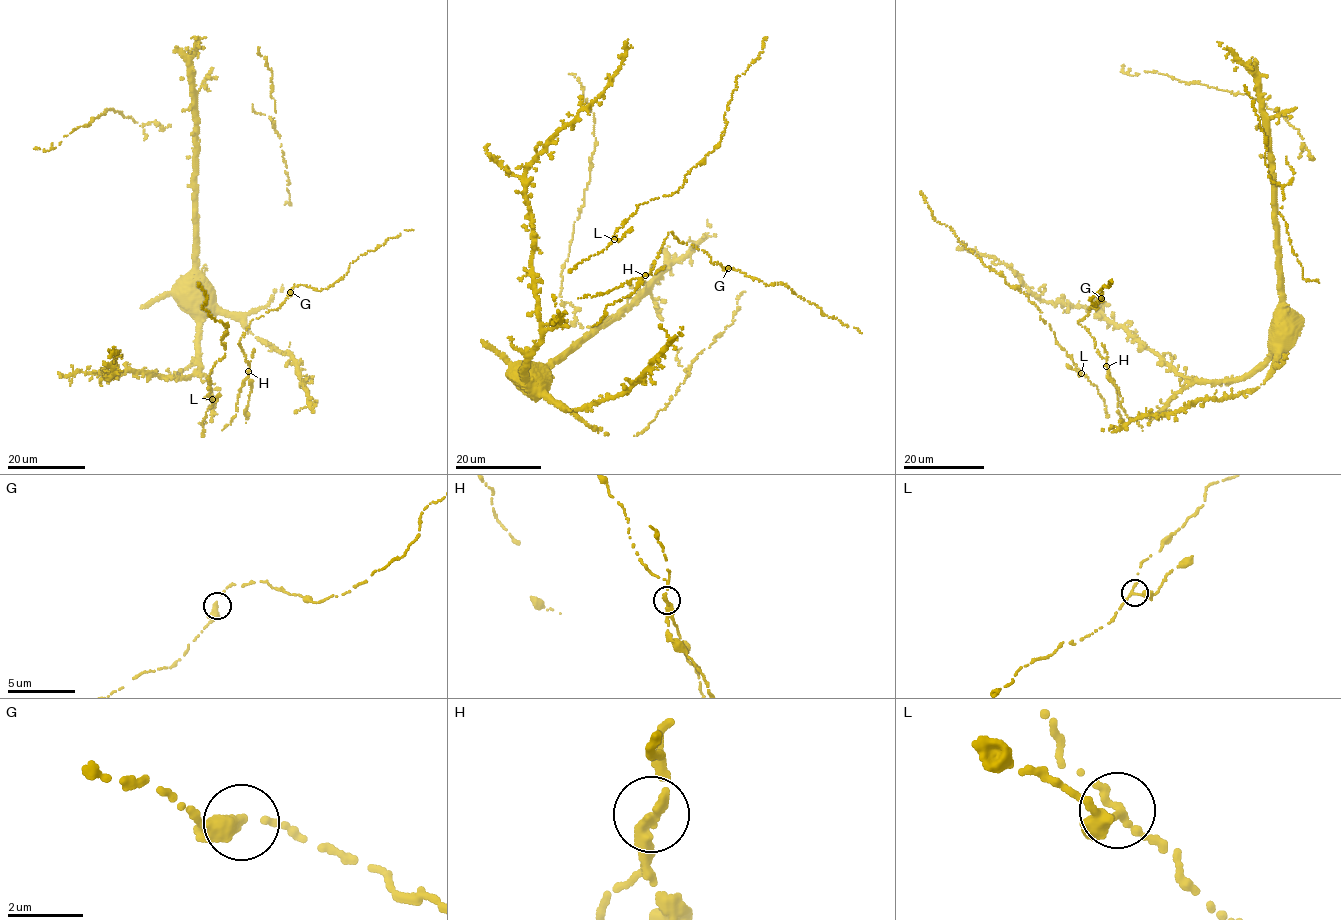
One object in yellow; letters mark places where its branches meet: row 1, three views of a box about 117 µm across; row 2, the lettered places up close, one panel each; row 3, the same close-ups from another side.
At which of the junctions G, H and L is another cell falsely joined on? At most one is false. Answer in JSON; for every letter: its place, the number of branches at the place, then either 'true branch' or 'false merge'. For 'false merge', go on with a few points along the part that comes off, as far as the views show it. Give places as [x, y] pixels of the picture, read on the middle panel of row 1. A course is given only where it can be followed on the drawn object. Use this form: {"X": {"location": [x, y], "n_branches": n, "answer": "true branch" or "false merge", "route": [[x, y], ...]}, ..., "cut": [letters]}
{"G": {"location": [728, 268], "n_branches": 2, "answer": "true branch"}, "H": {"location": [645, 275], "n_branches": 2, "answer": "false merge", "route": [[644, 275], [603, 294], [577, 299]]}, "L": {"location": [614, 239], "n_branches": 2, "answer": "true branch"}, "cut": ["H"]}

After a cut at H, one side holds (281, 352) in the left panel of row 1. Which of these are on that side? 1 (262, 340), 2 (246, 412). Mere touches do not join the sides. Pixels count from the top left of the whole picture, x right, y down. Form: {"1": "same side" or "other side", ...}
{"1": "same side", "2": "same side"}

